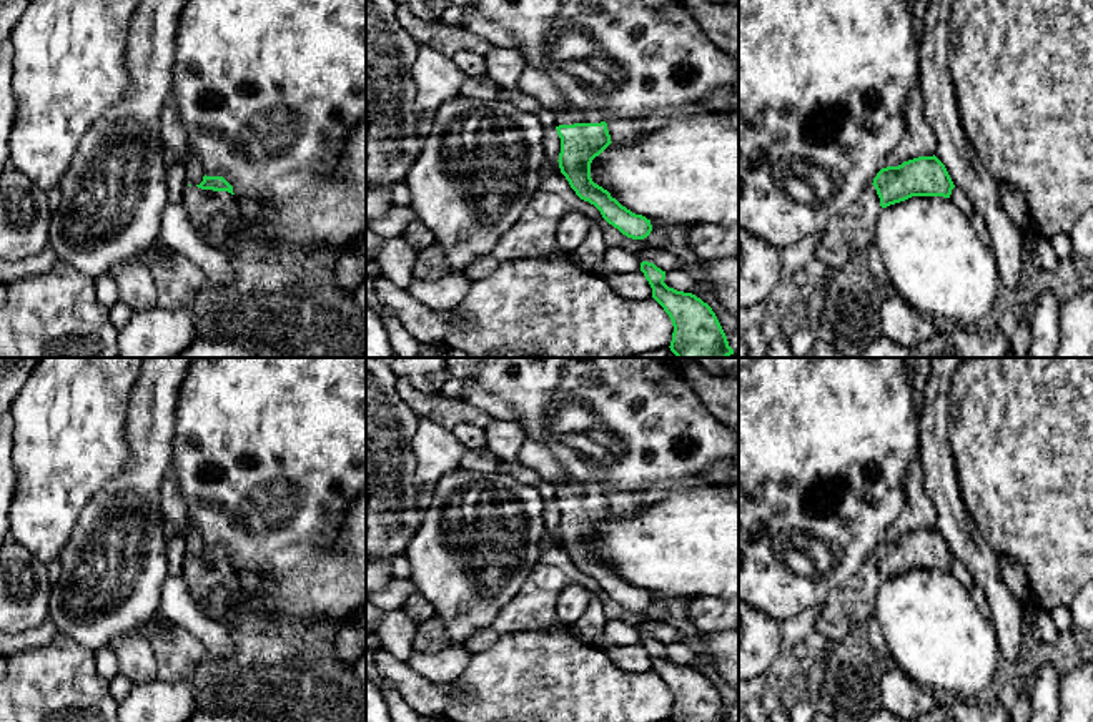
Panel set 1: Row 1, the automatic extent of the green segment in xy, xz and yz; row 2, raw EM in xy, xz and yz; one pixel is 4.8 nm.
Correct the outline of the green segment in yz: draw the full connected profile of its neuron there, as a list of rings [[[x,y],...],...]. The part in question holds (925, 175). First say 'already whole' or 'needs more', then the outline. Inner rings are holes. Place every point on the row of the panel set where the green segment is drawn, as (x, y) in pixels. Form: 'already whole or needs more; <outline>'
needs more; [[[935,155],[882,168],[873,183],[847,210],[830,218],[820,235],[815,258],[827,268],[842,266],[873,241],[875,225],[883,208],[912,196],[950,198],[953,188],[945,165]]]

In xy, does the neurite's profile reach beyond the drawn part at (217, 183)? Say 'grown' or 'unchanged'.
grown

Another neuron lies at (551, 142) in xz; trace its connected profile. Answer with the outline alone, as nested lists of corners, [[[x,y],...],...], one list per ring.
[[[547,130],[544,133],[544,155],[546,155],[546,161],[557,161],[559,160],[559,153],[561,153],[561,138],[557,135],[557,130]]]

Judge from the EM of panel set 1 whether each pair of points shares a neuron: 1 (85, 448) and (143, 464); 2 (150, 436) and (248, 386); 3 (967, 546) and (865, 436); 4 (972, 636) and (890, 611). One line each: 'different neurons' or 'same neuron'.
1: different neurons
2: different neurons
3: different neurons
4: same neuron

